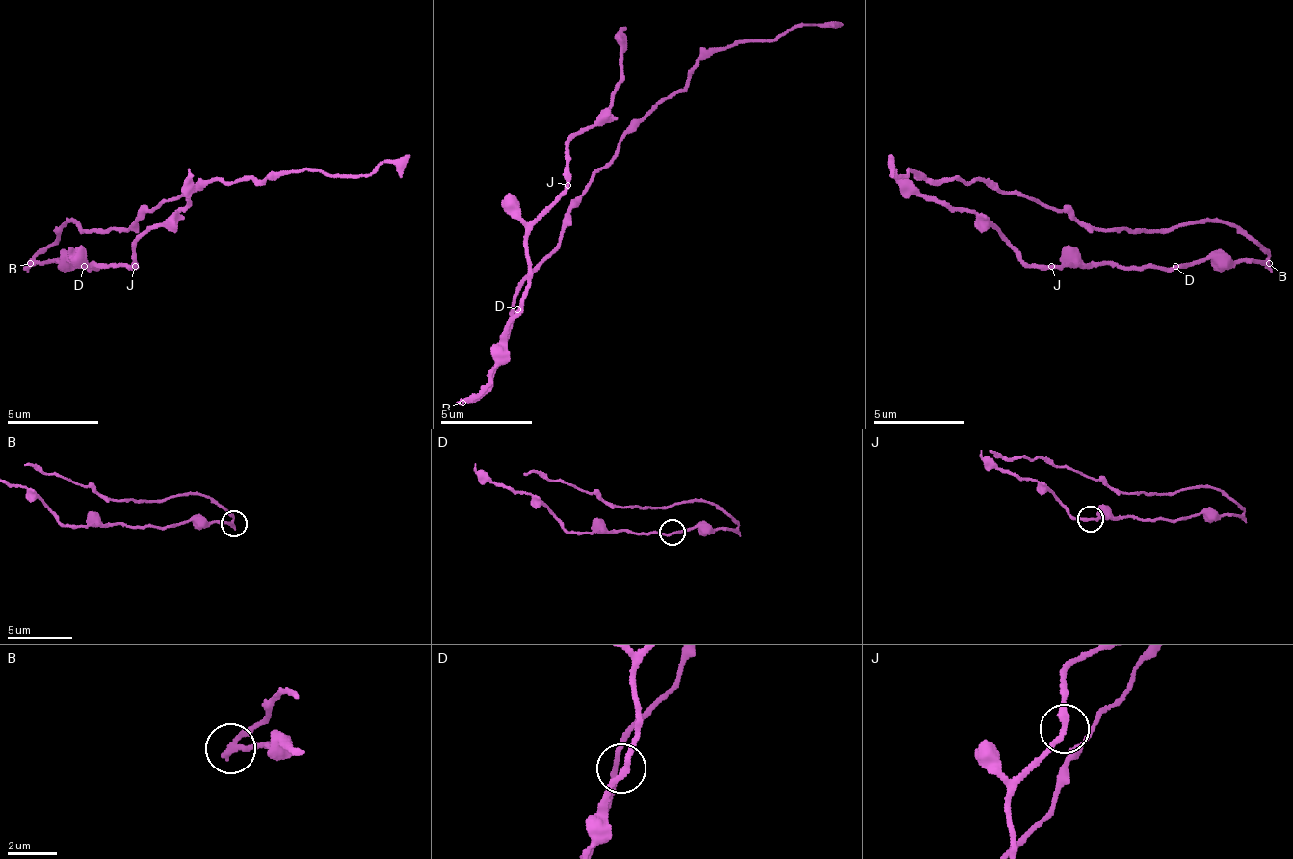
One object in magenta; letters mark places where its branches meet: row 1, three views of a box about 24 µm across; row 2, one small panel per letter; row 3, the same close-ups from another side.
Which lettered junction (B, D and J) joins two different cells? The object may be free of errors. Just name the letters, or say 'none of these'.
B

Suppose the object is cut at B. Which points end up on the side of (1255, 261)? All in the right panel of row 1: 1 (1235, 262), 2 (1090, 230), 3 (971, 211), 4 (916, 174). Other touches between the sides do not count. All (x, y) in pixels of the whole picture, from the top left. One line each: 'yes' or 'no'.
1: yes
2: no
3: yes
4: no

